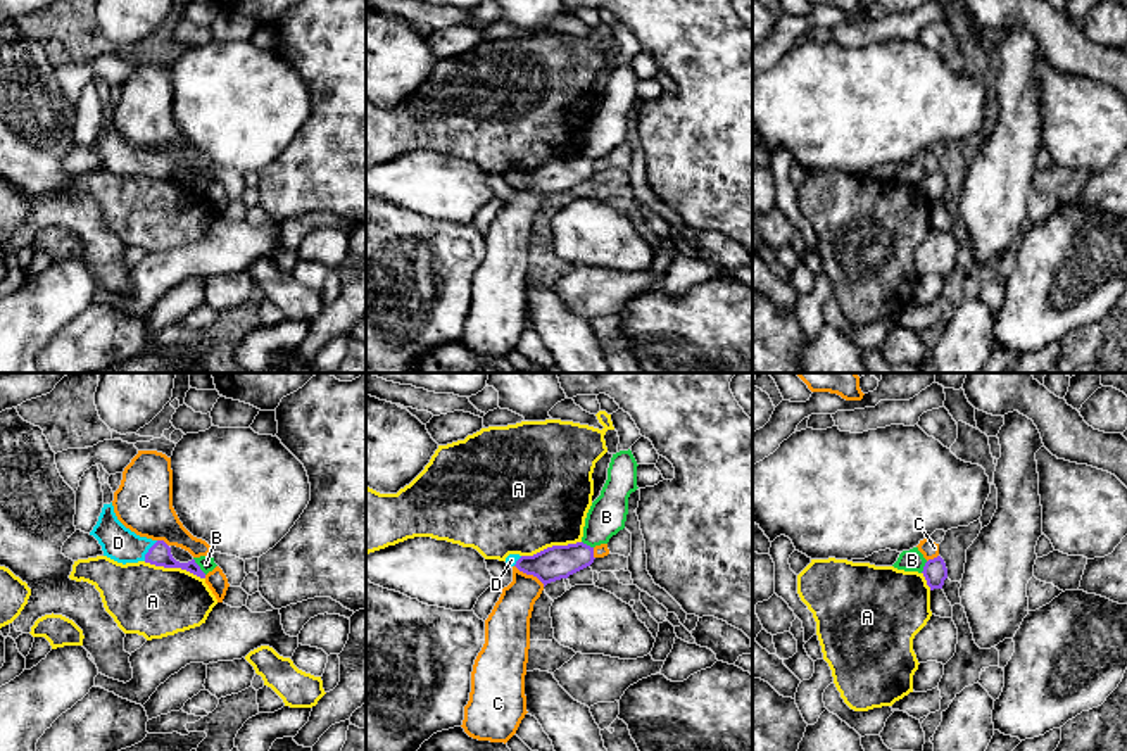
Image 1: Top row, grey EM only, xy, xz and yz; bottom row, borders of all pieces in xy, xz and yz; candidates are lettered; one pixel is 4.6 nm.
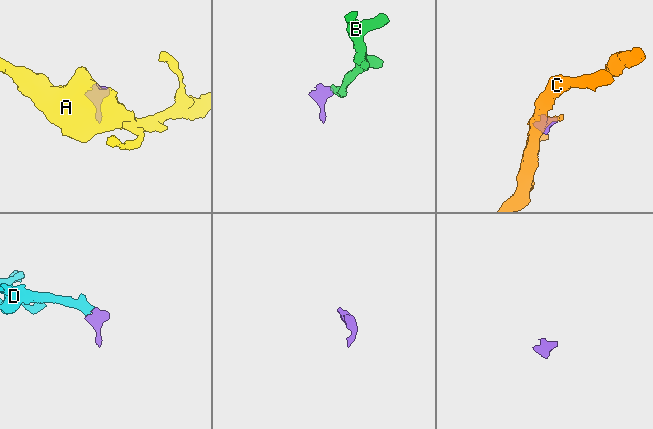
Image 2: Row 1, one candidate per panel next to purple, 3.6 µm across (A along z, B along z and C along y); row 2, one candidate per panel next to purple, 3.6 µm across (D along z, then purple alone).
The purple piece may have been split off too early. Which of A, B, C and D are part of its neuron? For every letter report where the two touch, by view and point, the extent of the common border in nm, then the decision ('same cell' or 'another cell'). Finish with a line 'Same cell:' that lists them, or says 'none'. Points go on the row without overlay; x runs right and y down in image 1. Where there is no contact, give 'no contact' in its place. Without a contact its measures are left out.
A: contact xy (175, 180); length 300 nm; another cell
B: contact xy (199, 180); length 100 nm; another cell
C: contact xz (530, 187); length 170 nm; another cell
D: contact xy (149, 164); length 120 nm; same cell
Same cell: D

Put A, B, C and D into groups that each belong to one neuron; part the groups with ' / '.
A / B / C / D

